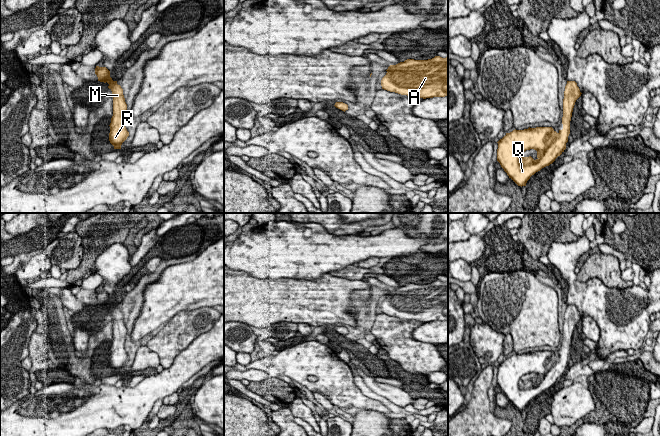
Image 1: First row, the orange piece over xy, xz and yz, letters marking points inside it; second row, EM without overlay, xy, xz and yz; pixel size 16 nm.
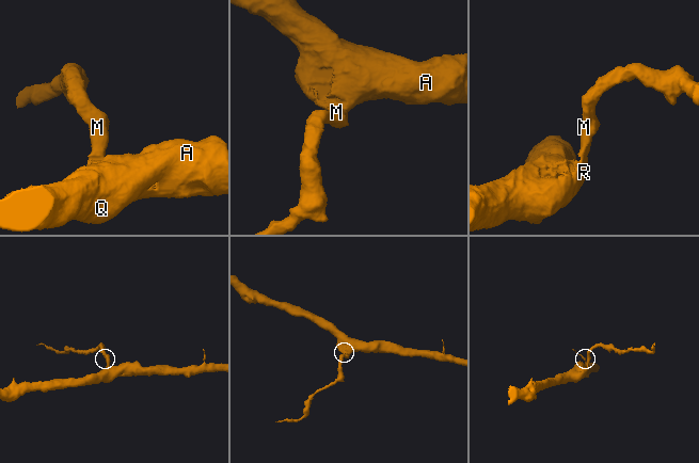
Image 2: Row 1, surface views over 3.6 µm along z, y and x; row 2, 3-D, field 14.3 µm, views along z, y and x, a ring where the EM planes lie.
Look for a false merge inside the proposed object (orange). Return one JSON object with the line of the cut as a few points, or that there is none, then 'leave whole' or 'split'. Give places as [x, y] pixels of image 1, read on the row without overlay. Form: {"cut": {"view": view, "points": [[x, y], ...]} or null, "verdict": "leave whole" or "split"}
{"cut": null, "verdict": "leave whole"}

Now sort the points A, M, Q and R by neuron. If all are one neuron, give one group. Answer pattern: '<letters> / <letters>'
A M Q R

